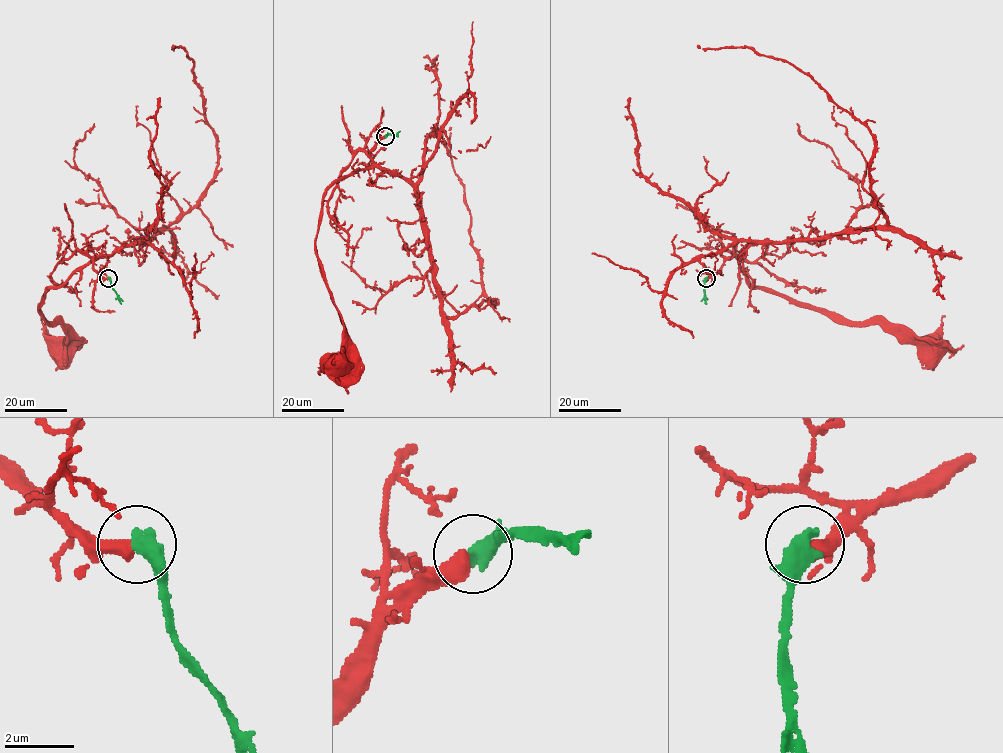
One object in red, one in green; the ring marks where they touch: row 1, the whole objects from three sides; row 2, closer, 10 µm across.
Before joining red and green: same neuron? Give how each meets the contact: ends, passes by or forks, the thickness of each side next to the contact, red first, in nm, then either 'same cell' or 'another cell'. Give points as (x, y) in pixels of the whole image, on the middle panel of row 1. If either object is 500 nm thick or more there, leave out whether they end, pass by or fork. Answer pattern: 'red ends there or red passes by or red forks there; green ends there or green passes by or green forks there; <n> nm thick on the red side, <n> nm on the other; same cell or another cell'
480 nm thick on the red side, 550 nm on the other; another cell

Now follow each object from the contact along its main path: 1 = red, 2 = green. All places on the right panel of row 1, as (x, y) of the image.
1: (705, 278), (734, 256), (753, 286), (834, 311), (854, 322), (875, 322), (901, 340), (921, 344), (928, 351)
2: (705, 278), (706, 303)

